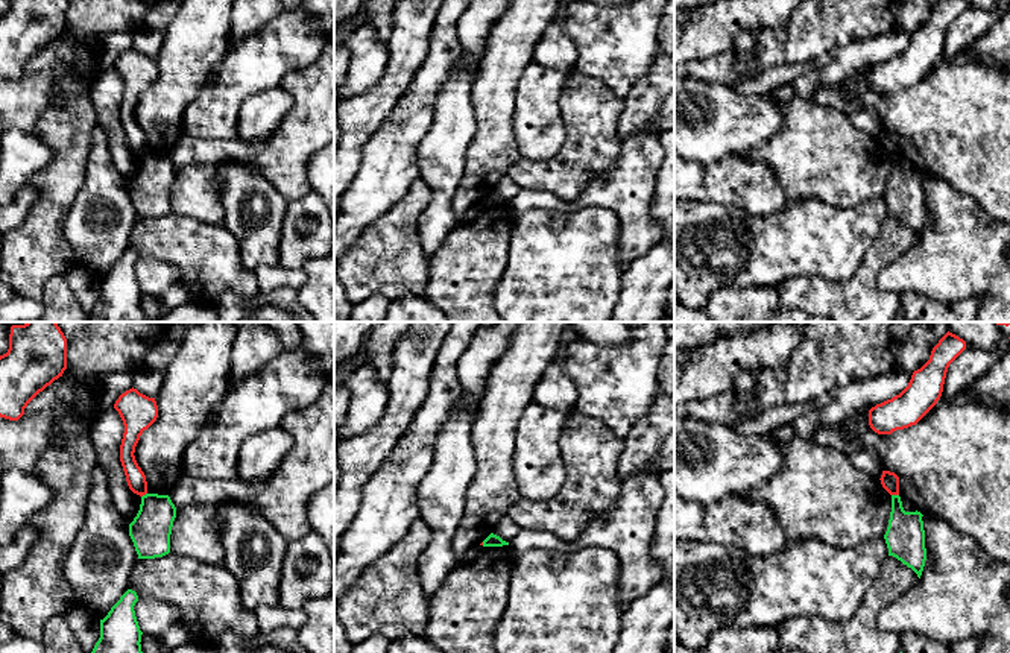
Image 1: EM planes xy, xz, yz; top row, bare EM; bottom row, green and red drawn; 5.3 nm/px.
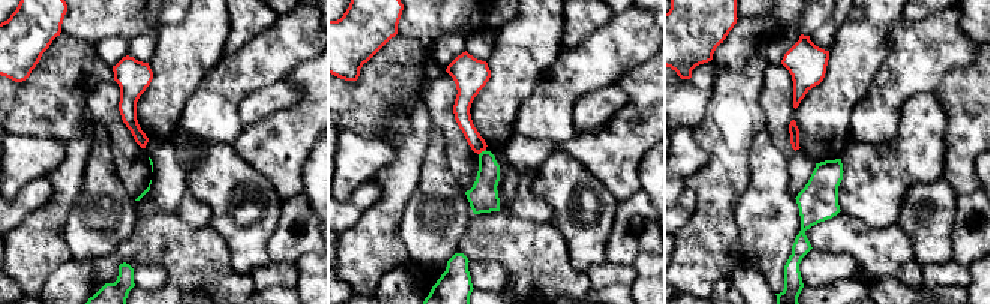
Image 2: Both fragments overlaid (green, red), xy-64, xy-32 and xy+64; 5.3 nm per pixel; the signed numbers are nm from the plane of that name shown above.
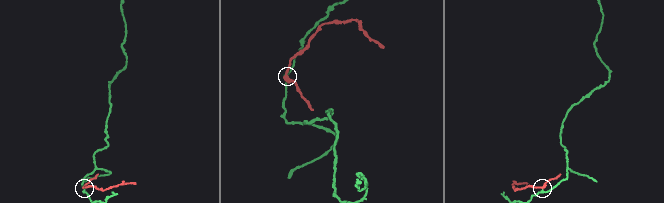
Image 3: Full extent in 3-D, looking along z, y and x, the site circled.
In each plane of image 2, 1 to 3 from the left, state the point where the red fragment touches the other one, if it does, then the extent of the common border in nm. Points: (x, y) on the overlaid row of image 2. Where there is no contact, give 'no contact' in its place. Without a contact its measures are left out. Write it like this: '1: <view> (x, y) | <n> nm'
1: no contact
2: xy-32 (482, 152) | 50 nm
3: no contact

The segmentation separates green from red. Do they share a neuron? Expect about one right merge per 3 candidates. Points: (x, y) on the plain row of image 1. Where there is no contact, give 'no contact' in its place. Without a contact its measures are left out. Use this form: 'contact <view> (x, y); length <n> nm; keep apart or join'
contact yz (895, 155); length 40 nm; keep apart

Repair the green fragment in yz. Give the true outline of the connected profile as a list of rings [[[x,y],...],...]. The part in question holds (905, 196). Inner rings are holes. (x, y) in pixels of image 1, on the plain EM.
[[[892,155],[892,172],[884,194],[888,216],[911,228],[920,238],[925,220],[925,190],[920,172],[905,172],[899,155]]]

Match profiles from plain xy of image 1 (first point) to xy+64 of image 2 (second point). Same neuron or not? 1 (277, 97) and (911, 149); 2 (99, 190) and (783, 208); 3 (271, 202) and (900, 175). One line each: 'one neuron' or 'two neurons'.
1: one neuron
2: one neuron
3: two neurons

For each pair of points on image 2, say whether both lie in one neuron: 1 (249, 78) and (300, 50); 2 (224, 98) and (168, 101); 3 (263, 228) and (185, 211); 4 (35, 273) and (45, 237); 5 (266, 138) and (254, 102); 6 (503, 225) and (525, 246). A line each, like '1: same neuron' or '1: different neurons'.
1: same neuron
2: different neurons
3: different neurons
4: same neuron
5: different neurons
6: same neuron

